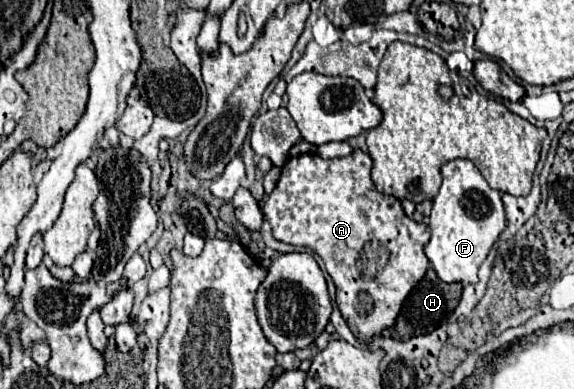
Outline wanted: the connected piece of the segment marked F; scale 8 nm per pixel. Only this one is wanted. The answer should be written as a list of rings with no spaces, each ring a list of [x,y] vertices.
[[[455,158],[441,172],[443,182],[439,194],[433,198],[429,216],[431,240],[425,246],[425,254],[443,282],[477,282],[479,266],[507,226],[505,208],[499,192],[487,184],[471,160]]]

